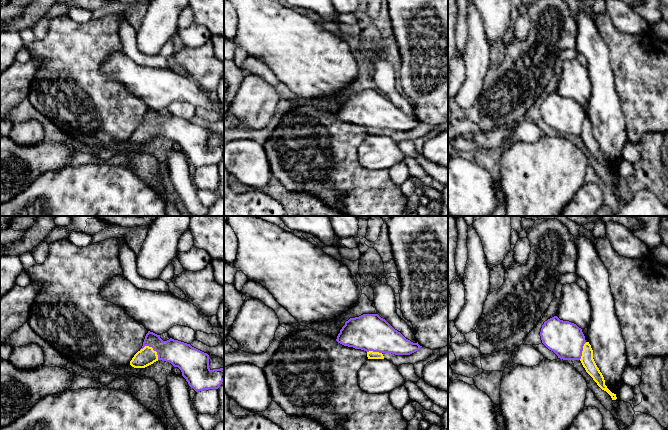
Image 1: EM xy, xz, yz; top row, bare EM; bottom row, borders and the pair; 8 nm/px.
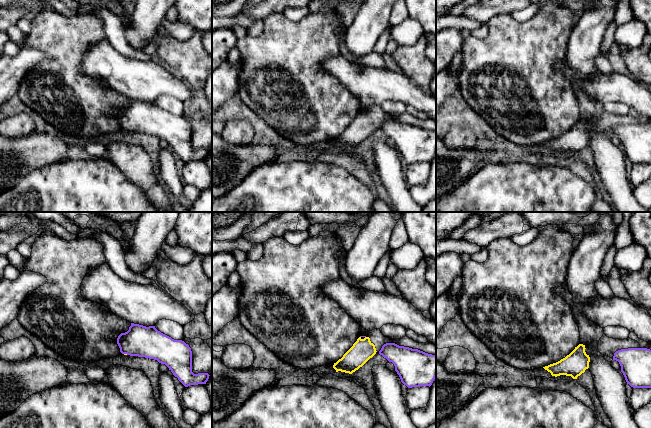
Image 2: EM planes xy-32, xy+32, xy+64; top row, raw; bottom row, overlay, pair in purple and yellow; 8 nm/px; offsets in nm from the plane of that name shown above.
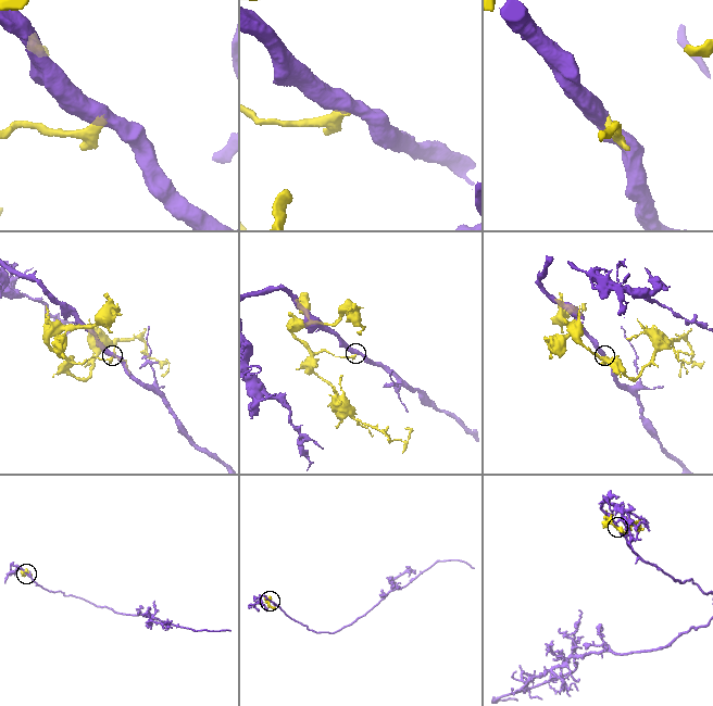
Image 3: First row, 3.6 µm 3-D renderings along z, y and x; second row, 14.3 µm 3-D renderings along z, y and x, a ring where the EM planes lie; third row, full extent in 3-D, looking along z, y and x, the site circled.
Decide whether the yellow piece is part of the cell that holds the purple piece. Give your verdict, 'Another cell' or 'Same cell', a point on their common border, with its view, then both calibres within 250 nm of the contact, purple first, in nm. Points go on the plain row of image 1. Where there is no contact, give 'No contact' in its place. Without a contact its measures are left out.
Same cell. Touches purple at xy (152, 123). Thickness 200 nm (purple) against 140 nm

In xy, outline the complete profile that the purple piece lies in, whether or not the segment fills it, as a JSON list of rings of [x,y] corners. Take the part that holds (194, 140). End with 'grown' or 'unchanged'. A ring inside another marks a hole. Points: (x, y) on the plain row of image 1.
[[[148,107],[141,126],[134,131],[130,141],[145,144],[158,136],[178,143],[196,168],[218,165],[224,157],[224,144],[211,146],[207,129],[172,114],[163,117],[160,111]]]; grown

